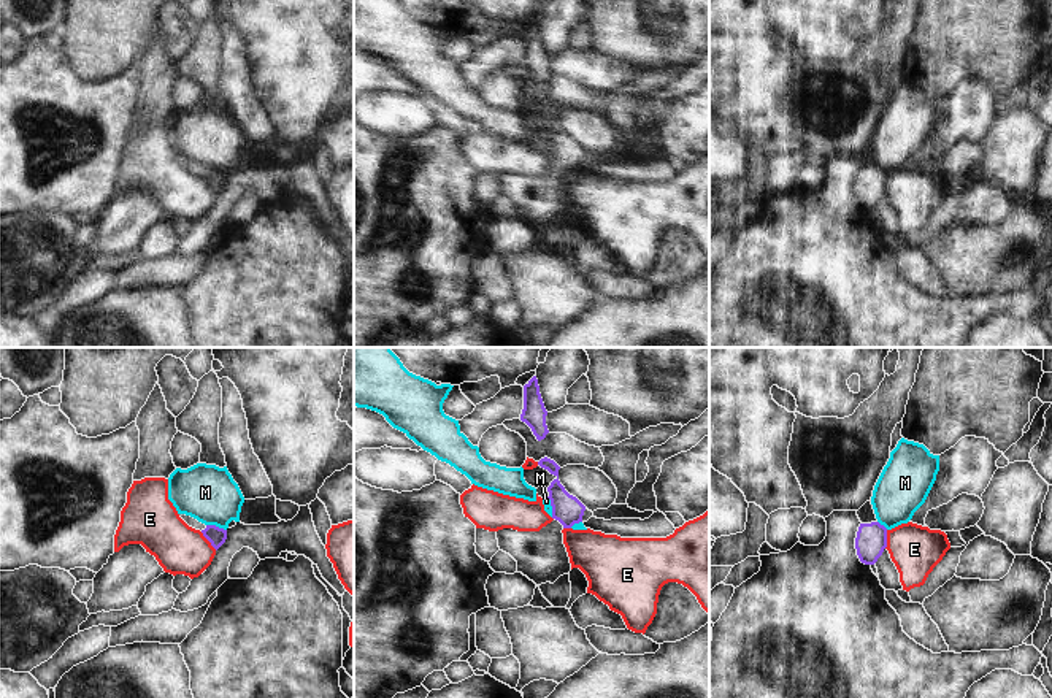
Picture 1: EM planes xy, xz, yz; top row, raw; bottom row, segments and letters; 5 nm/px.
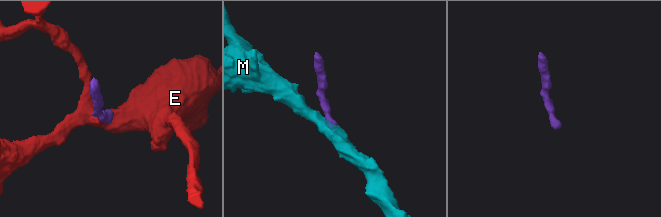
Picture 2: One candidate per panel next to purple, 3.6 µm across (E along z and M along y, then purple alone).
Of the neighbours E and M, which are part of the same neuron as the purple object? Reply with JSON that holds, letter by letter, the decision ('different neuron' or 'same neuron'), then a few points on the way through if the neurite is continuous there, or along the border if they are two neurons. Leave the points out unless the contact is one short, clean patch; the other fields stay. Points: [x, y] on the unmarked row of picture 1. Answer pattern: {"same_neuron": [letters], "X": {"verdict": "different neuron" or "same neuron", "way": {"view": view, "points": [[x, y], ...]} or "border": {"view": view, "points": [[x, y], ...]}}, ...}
{"same_neuron": [], "E": {"verdict": "different neuron"}, "M": {"verdict": "different neuron", "border": {"view": "xy", "points": [[207, 168], [215, 168], [226, 175]]}}}

